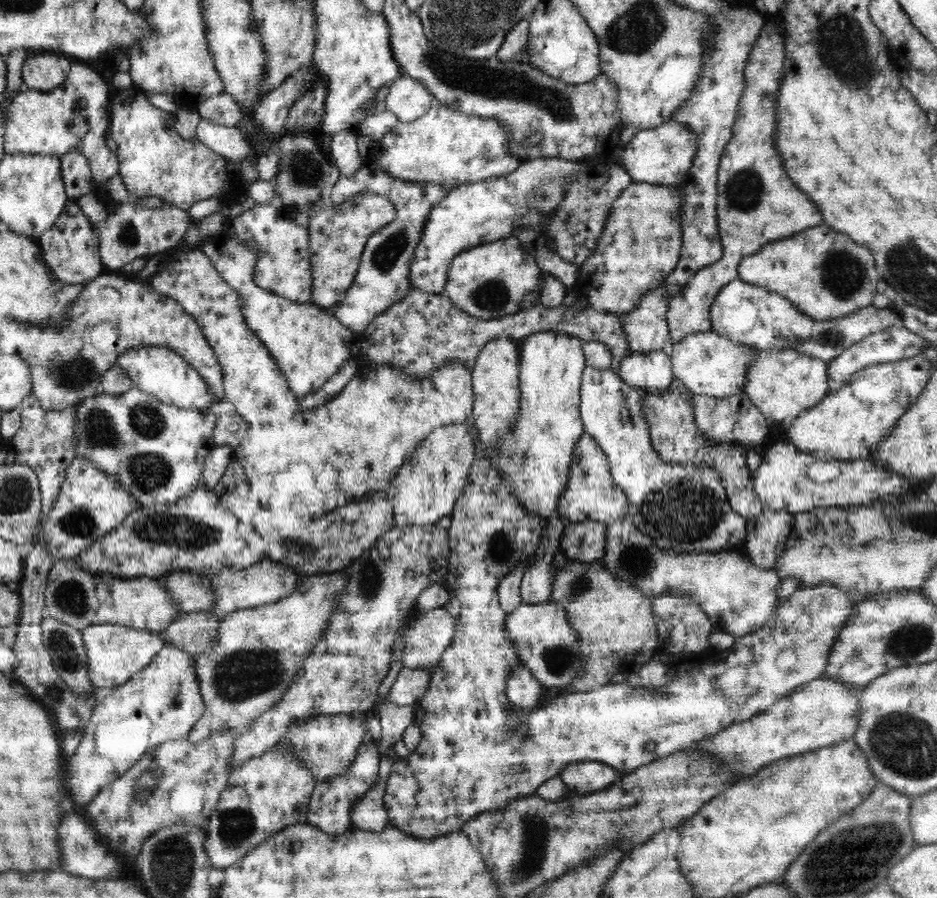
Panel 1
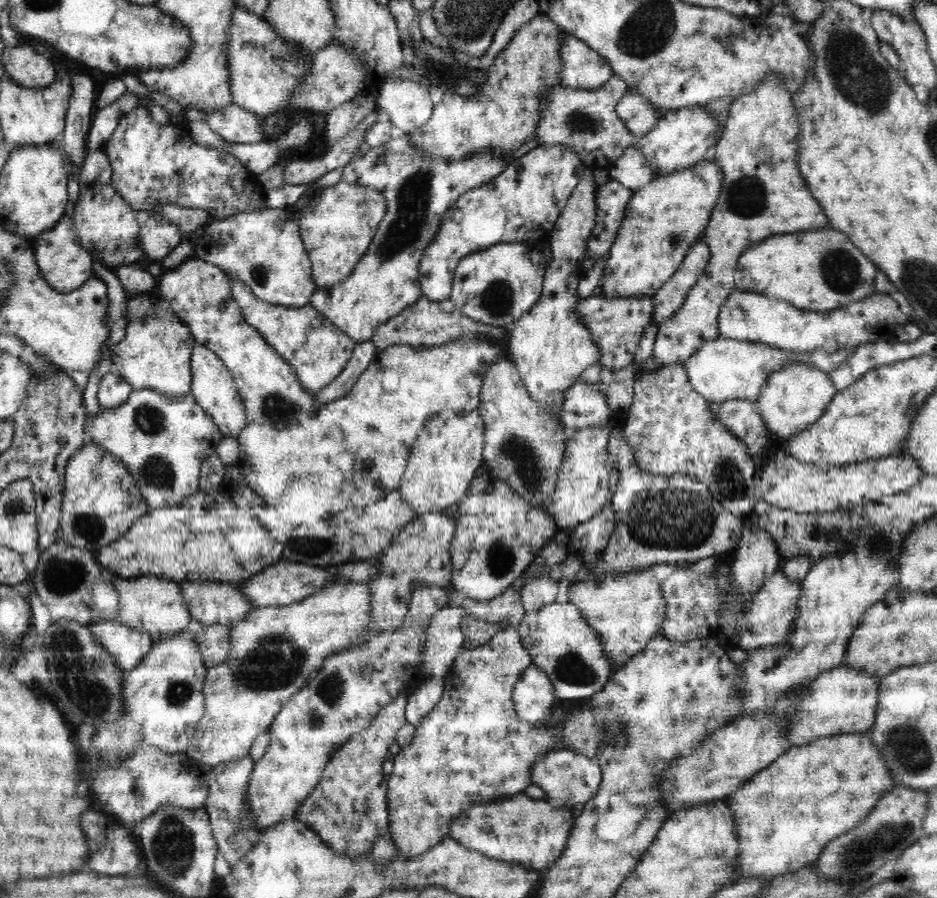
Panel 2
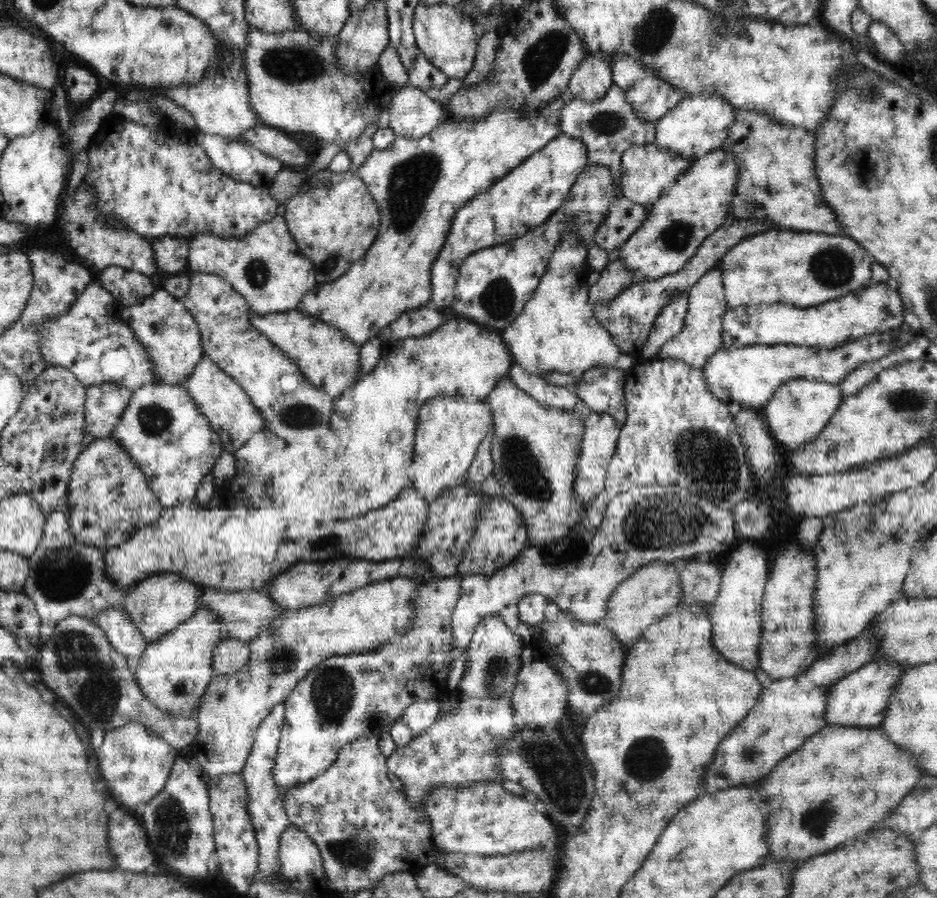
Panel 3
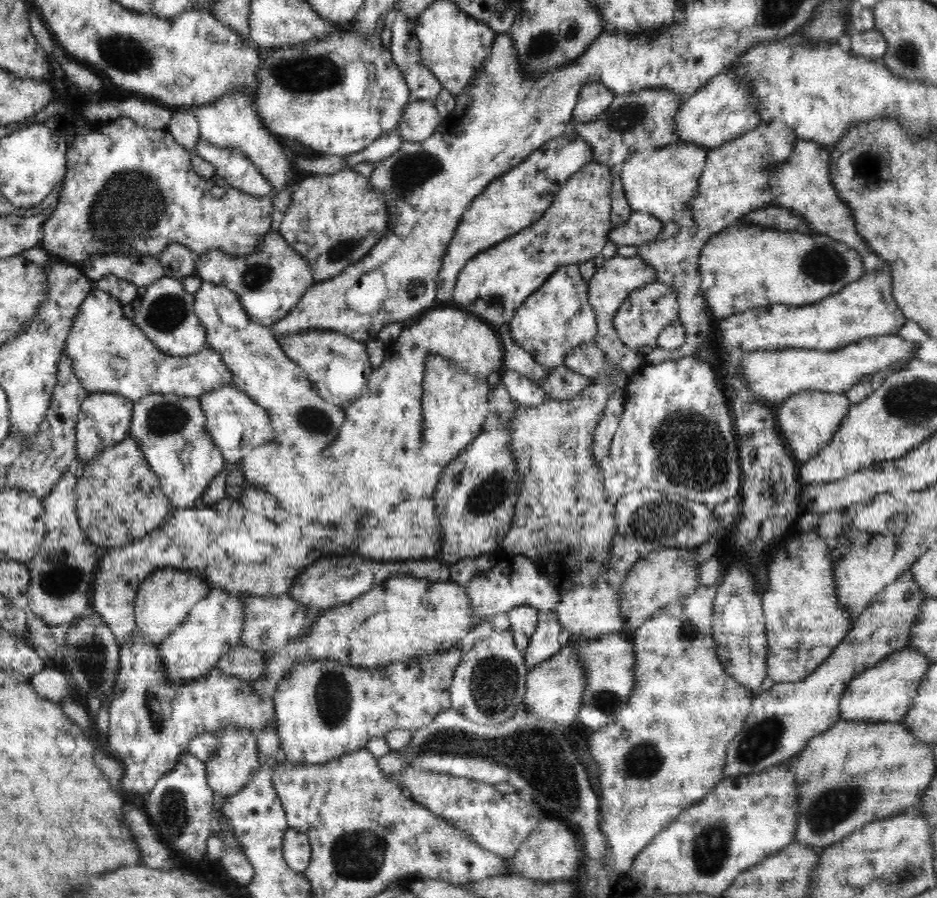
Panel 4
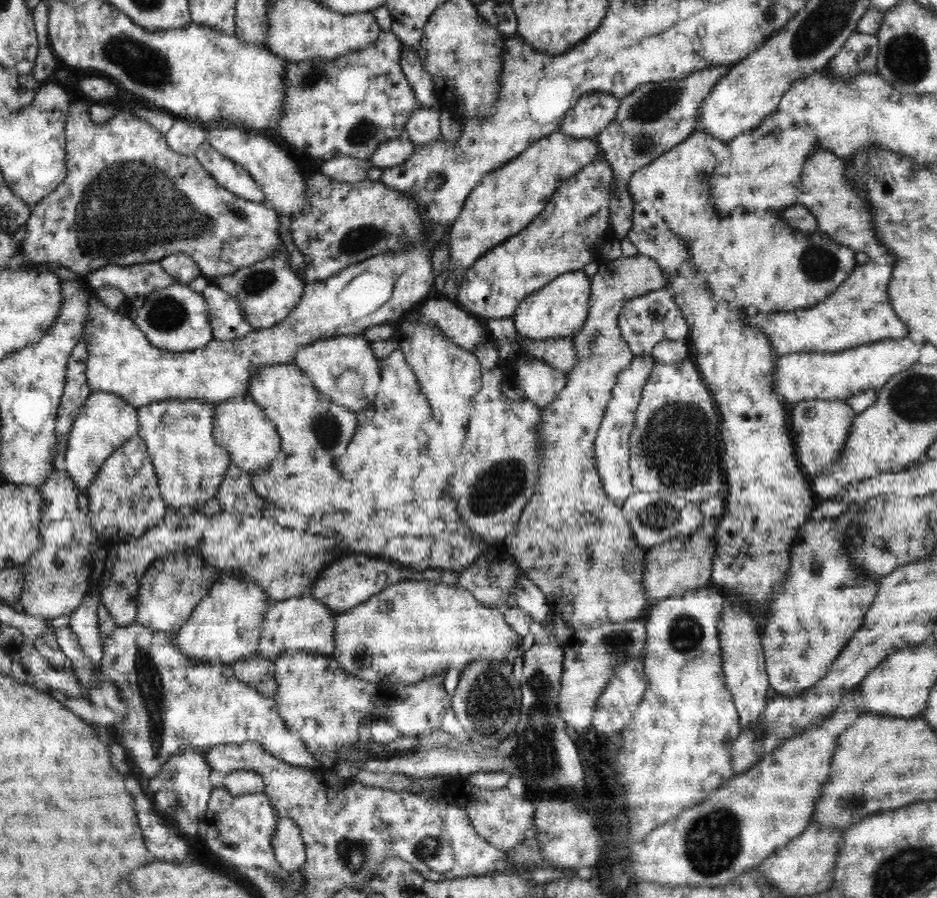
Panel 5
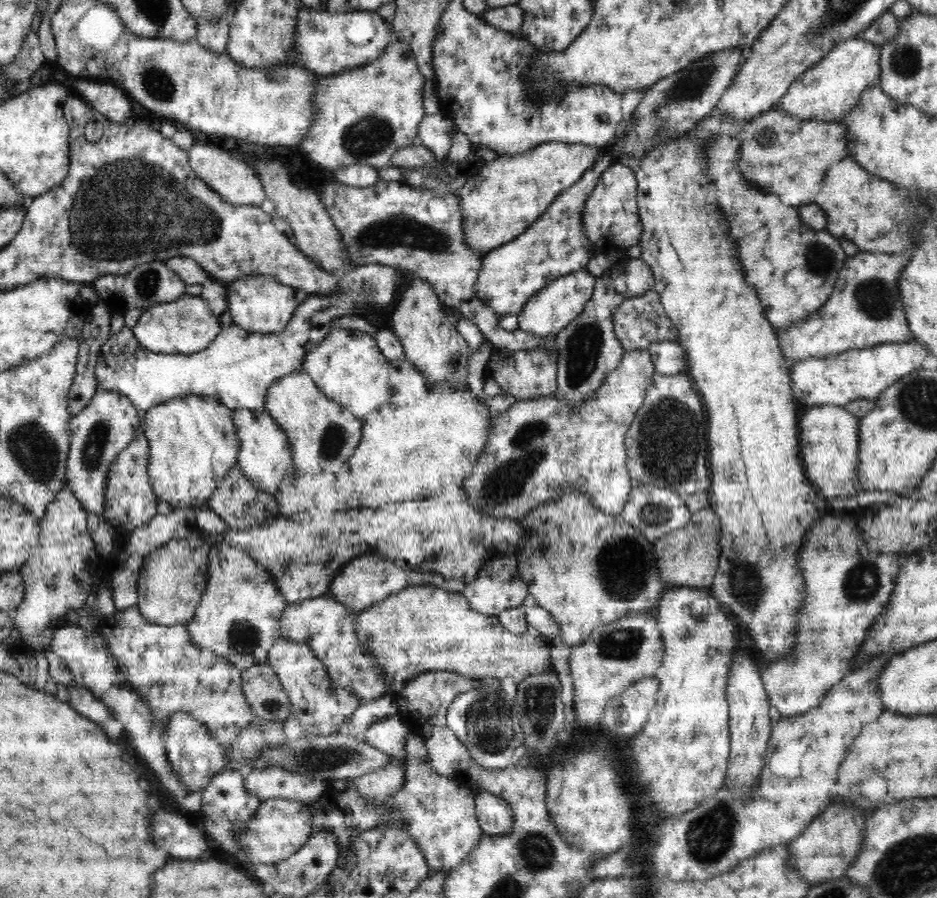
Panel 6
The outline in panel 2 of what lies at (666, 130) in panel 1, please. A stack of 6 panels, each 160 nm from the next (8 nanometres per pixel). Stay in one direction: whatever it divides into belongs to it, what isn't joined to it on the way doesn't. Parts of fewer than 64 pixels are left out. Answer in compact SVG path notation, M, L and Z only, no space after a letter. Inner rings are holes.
M694 104L694 106L664 113L654 128L640 138L638 147L641 148L641 153L649 164L657 168L659 174L666 176L704 159L710 148L717 145L720 126L721 120L707 110L706 105Z

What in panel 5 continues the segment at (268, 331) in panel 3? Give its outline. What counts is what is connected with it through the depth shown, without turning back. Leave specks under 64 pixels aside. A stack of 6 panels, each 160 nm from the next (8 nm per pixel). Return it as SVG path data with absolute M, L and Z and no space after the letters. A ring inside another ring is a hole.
M363 334L339 335L299 348L295 364L310 378L316 390L332 402L359 413L373 402L381 381L380 360L371 346Z

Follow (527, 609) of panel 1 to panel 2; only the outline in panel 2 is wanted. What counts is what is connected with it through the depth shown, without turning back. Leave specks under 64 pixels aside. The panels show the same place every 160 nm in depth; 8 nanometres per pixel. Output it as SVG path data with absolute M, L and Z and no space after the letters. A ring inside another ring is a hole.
M570 602L525 612L519 628L521 641L537 664L549 676L556 698L584 702L604 690L615 667L605 653L602 639L582 616L581 610Z

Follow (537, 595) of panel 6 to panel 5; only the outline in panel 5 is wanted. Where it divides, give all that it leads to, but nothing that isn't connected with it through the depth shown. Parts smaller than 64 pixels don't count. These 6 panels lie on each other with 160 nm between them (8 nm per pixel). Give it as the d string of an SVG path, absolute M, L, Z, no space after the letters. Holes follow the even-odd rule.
M640 254L631 257L622 257L616 260L602 259L599 262L598 274L591 277L591 297L589 302L589 314L586 318L586 323L580 331L577 331L574 335L570 336L574 342L574 349L576 349L576 365L574 369L567 374L567 385L560 390L556 400L543 409L543 421L539 426L540 430L540 445L541 447L541 467L539 474L539 481L536 485L534 494L530 497L528 504L524 507L518 524L514 527L512 532L508 532L504 537L501 544L501 549L508 551L514 560L518 563L522 574L524 574L532 583L536 584L540 591L544 593L547 603L552 608L553 614L558 614L563 619L564 625L574 632L585 628L592 628L598 625L622 622L626 620L632 620L636 617L644 616L648 611L650 604L647 599L647 590L645 587L644 576L645 572L645 554L647 549L640 546L635 539L631 524L628 522L626 515L623 513L623 509L606 495L604 487L602 487L602 481L600 481L600 475L598 475L598 469L596 469L596 459L594 459L594 442L600 428L600 422L602 422L602 416L604 416L604 410L606 410L606 404L610 402L610 396L612 396L612 388L616 384L618 374L626 369L630 362L634 358L634 354L629 348L629 345L623 340L621 331L619 330L619 315L624 307L624 304L637 296L642 296L650 291L658 289L664 289L666 284L666 277L662 273L662 269L658 266L658 263L647 256Z

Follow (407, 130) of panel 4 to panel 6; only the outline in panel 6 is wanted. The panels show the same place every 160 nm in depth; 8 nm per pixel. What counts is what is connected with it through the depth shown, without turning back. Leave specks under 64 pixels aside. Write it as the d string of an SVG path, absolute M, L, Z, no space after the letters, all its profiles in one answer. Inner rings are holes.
M440 112L426 115L422 119L417 136L426 148L436 155L437 160L442 161L447 158L457 132L453 118Z

